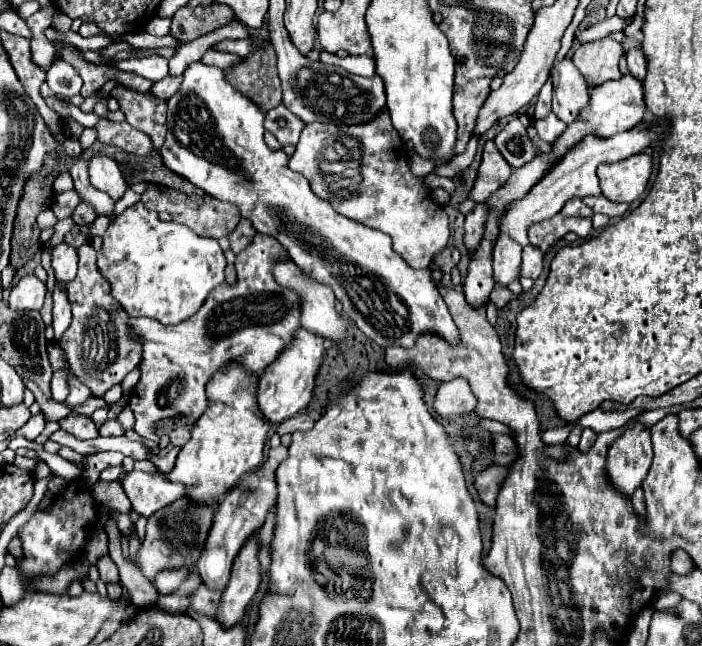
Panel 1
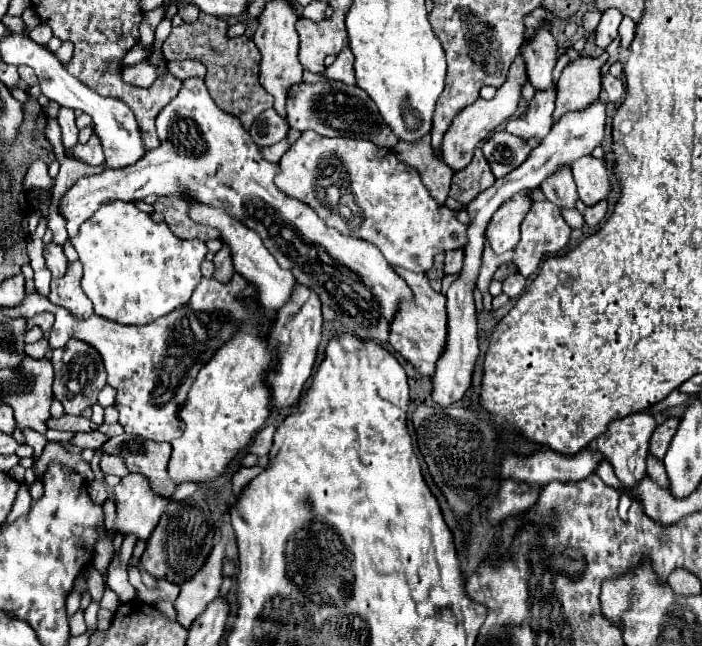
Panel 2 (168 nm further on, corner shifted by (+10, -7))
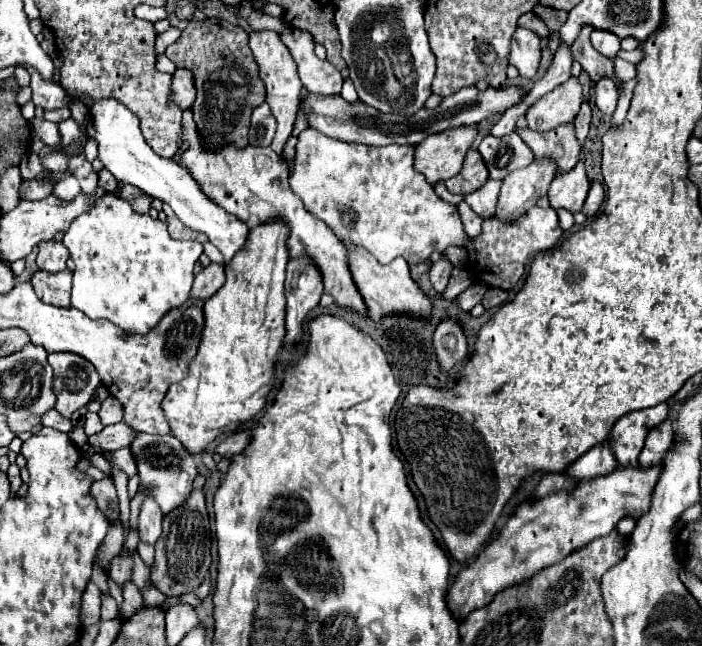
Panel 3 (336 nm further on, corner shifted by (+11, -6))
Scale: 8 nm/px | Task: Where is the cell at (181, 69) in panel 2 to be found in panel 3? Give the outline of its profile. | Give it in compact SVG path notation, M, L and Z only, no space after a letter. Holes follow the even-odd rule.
M175 70L171 80L171 96L169 102L177 104L181 110L187 110L195 102L195 90L193 90L193 76L189 70Z

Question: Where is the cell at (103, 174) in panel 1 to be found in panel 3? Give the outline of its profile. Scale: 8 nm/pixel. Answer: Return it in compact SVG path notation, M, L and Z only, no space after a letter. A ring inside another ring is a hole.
M23 64L23 68L31 76L31 84L29 86L33 90L35 106L41 106L43 110L55 110L55 108L69 106L71 98L67 96L67 92L59 84L47 82L45 78L41 78L41 74L33 66L29 66L29 64Z

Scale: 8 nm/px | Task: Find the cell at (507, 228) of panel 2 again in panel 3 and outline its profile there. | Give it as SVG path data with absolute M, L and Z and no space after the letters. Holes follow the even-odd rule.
M551 158L533 160L529 166L509 172L509 176L503 178L499 202L497 202L497 218L503 218L501 222L511 222L513 218L519 218L537 204L537 200L547 194L549 180L553 180L557 172L557 164Z

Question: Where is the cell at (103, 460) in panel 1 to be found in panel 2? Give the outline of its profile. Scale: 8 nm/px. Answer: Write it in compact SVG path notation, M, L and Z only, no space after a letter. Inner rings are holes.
M102 455L100 469L104 469L104 473L118 475L118 477L124 477L128 473L126 465L122 463L122 459L118 459L118 455Z

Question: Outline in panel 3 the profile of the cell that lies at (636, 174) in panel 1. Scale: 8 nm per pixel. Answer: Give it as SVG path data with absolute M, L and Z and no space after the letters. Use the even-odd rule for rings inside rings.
M579 162L573 170L555 174L549 184L549 204L551 208L565 208L569 212L579 212L583 208L585 196L589 192L589 178L585 176L583 162Z

